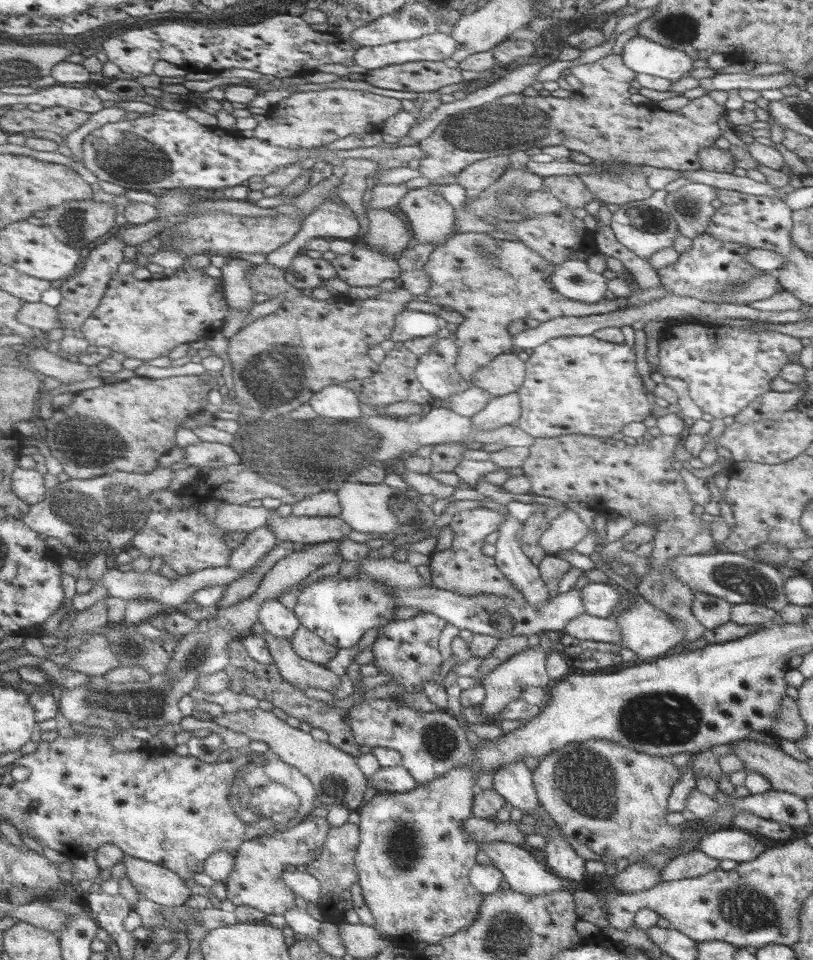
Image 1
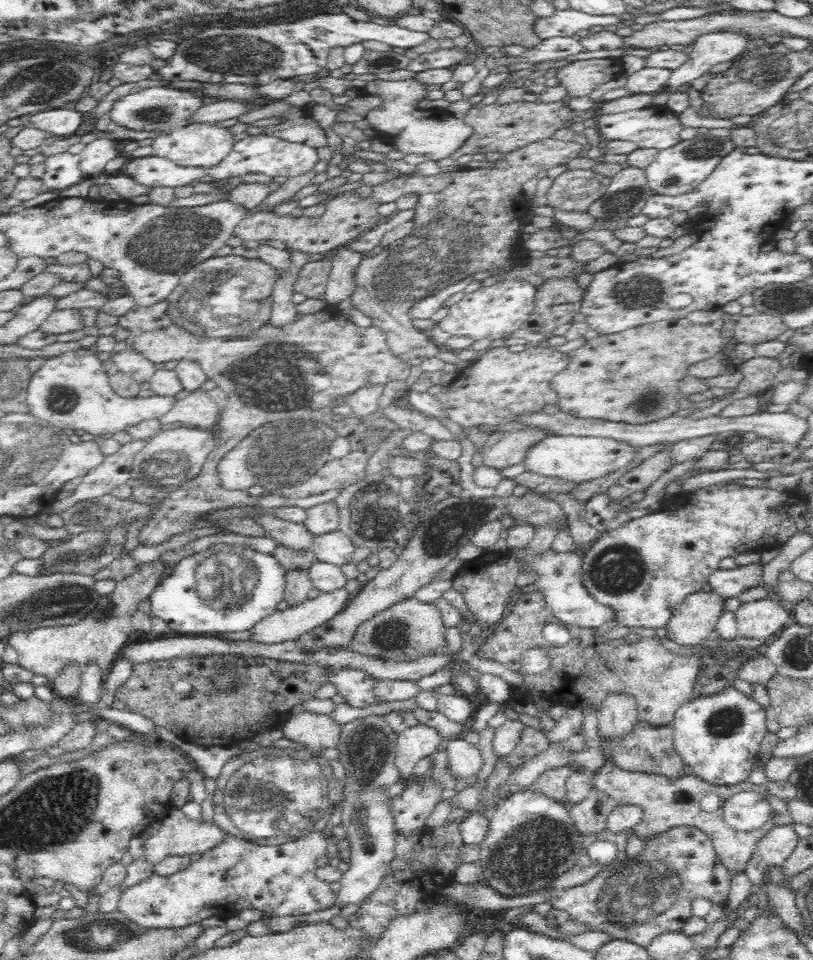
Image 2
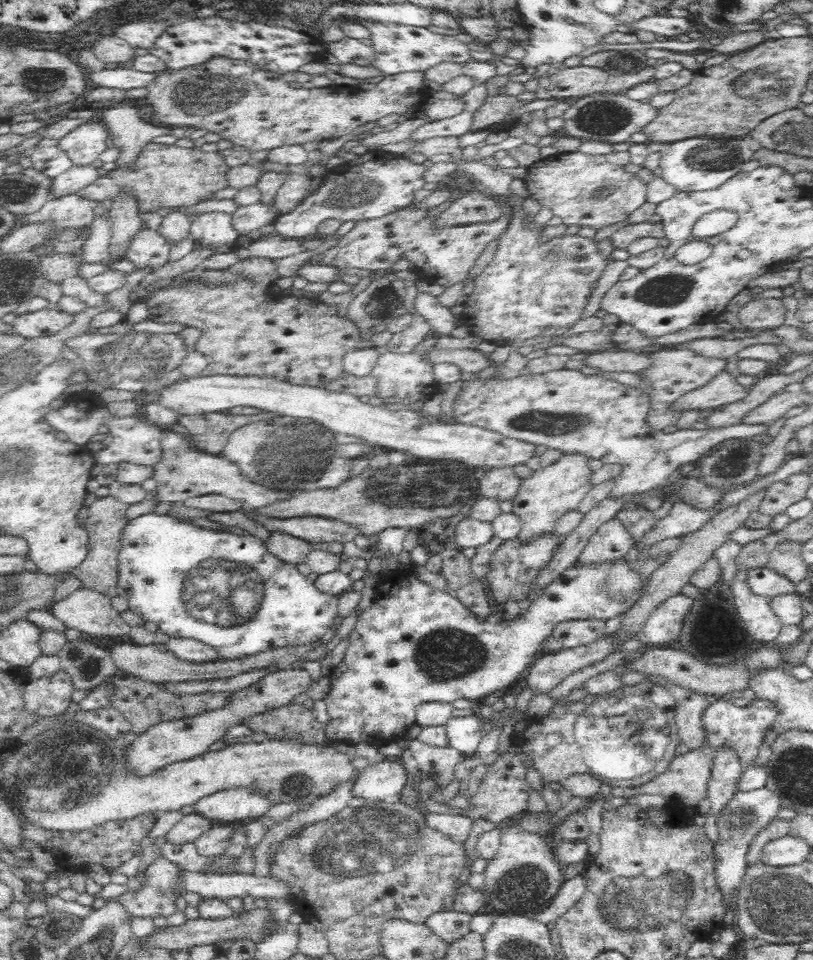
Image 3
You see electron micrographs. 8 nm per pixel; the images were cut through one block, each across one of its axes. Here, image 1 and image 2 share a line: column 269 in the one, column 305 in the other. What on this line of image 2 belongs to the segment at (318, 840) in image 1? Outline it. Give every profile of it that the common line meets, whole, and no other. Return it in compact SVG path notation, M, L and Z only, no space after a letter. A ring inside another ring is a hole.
M312 831L308 835L301 836L298 840L290 841L280 845L258 845L256 843L252 843L248 839L244 839L243 837L238 837L234 835L228 834L218 846L214 846L214 848L210 848L206 852L200 856L200 860L196 862L191 862L190 866L186 868L186 870L181 870L180 872L176 872L171 876L164 877L159 876L153 873L147 880L135 884L134 886L128 887L125 891L120 892L120 898L117 904L115 915L119 918L127 922L135 923L136 926L140 928L182 928L191 924L196 924L197 922L201 922L204 918L210 918L210 916L217 916L218 918L222 918L222 920L227 920L231 916L236 915L244 908L256 908L256 910L261 910L264 914L268 914L271 916L296 916L302 914L312 914L312 912L316 912L316 910L326 910L326 908L332 908L332 906L336 906L338 904L338 899L336 899L336 892L330 889L329 883L326 881L322 881L320 878L316 877L316 872L319 870L316 865L316 860L326 855L326 840L322 839L322 835L319 835L318 832Z

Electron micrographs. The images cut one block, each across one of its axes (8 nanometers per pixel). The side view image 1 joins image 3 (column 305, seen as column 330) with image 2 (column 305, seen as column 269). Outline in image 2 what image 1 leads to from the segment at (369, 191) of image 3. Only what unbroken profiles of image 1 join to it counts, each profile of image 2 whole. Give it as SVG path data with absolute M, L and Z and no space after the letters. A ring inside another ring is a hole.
M280 240L269 241L244 241L243 247L247 249L257 249L262 245L272 246L275 249L286 250L291 254L291 264L288 271L285 271L282 275L278 275L276 282L275 294L273 297L273 306L271 309L271 318L269 319L272 327L281 328L292 324L297 318L297 314L301 308L299 308L292 301L294 286L296 286L296 280L298 280L298 274L300 270L304 268L308 262L310 255L296 251L296 249L288 249L284 242Z

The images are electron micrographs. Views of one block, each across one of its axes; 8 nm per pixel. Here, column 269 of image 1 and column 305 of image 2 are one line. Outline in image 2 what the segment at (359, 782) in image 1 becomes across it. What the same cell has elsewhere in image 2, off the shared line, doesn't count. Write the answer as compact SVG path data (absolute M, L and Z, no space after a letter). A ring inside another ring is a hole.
M311 711L288 715L280 729L284 733L283 738L293 740L312 752L336 747L341 736L341 725L331 716Z

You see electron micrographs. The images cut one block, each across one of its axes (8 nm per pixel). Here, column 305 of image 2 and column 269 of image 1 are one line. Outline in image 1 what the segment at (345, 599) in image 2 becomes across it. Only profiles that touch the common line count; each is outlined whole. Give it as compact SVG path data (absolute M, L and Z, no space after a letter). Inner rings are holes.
M278 599L266 600L258 610L258 620L263 628L278 638L292 638L300 620L292 609L282 605Z

